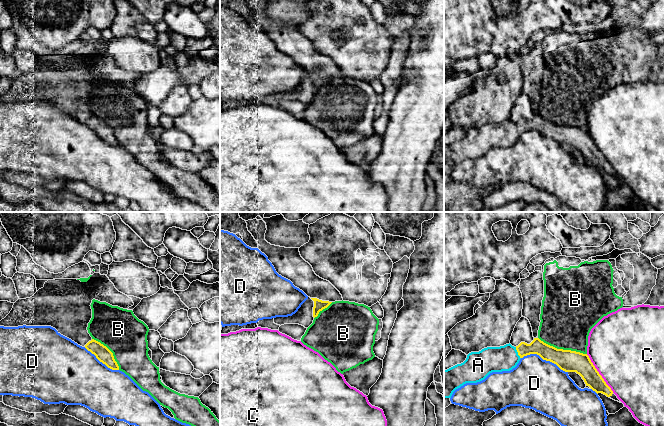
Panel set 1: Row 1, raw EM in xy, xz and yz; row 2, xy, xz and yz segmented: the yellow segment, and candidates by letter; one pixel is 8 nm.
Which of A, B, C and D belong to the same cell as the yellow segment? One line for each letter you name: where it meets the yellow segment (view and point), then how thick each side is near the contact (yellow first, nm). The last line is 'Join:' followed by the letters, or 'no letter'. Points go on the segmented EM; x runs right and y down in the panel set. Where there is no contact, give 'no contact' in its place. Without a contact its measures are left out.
A: meets yellow in yz at (518, 353); 130 nm thick on the yellow side, 200 nm on the other
Join: A

